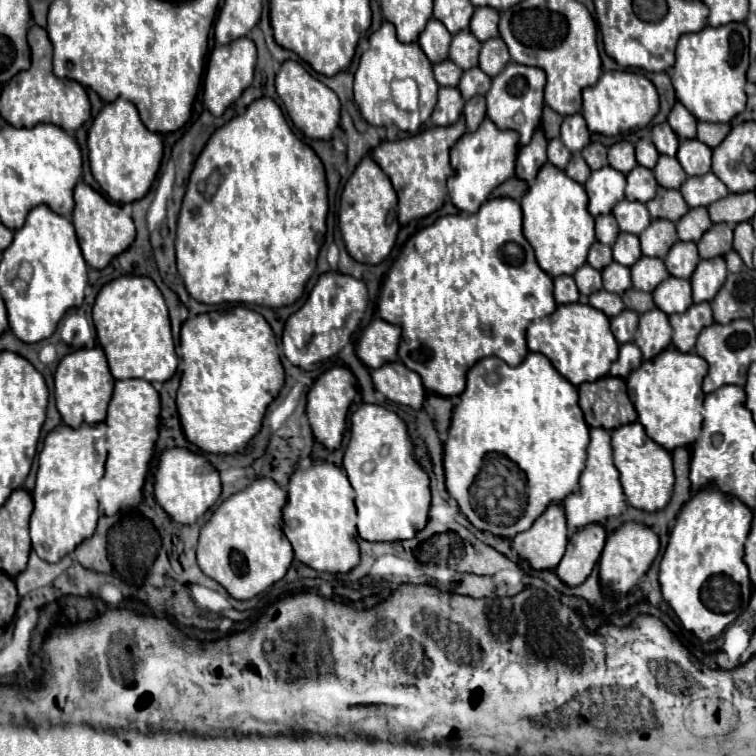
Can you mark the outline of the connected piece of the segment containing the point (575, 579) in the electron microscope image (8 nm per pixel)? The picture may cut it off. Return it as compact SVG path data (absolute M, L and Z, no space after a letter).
M589 523L583 529L577 529L569 537L567 551L555 569L561 581L565 581L571 587L581 585L597 565L605 547L605 539L607 533L599 523Z

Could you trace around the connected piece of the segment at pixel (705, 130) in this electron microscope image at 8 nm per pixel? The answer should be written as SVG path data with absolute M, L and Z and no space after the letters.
M699 121L697 125L697 139L709 147L717 147L727 133L731 131L729 123L707 123L707 121Z

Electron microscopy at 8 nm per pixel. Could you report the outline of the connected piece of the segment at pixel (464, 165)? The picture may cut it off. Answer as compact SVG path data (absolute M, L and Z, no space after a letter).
M485 117L475 133L465 133L451 147L453 175L447 181L449 197L459 211L477 213L479 207L489 199L489 193L503 181L515 177L515 161L519 151L519 133L513 129L497 129L495 123Z

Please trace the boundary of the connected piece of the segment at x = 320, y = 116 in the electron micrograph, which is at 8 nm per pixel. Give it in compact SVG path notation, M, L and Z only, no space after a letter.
M297 61L281 63L277 77L275 77L275 89L297 129L301 129L311 139L331 139L333 137L335 129L339 127L339 107L341 107L339 99L327 85L311 77L301 63Z

